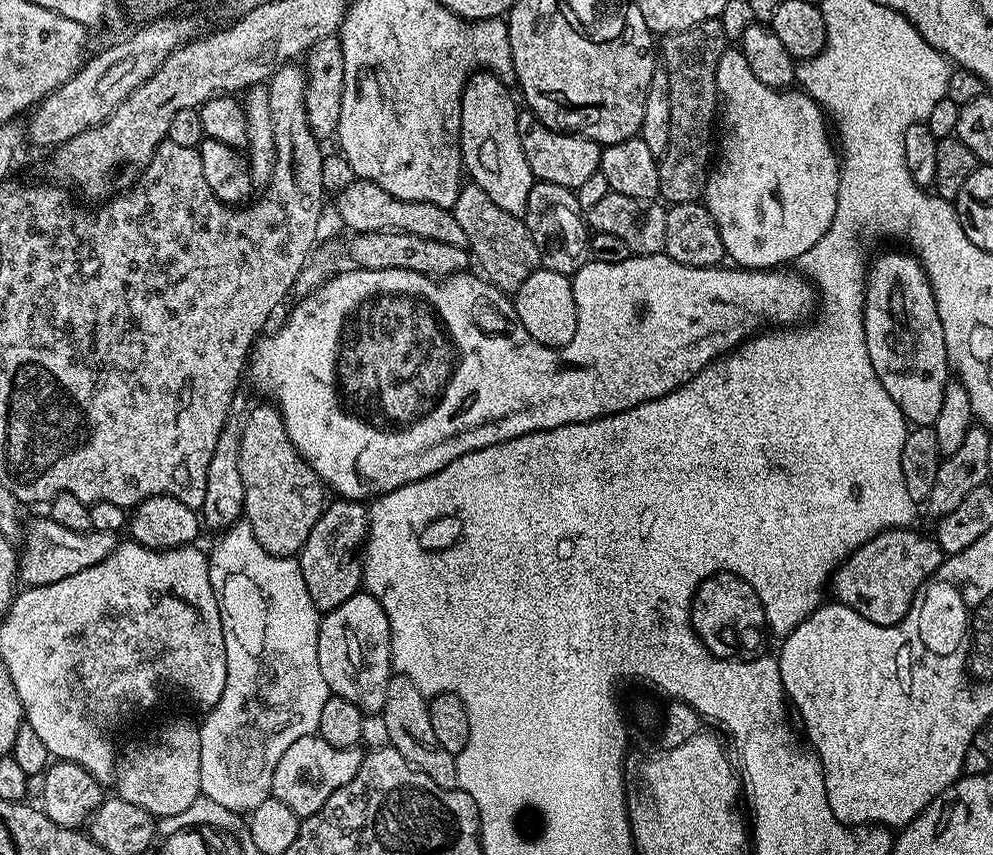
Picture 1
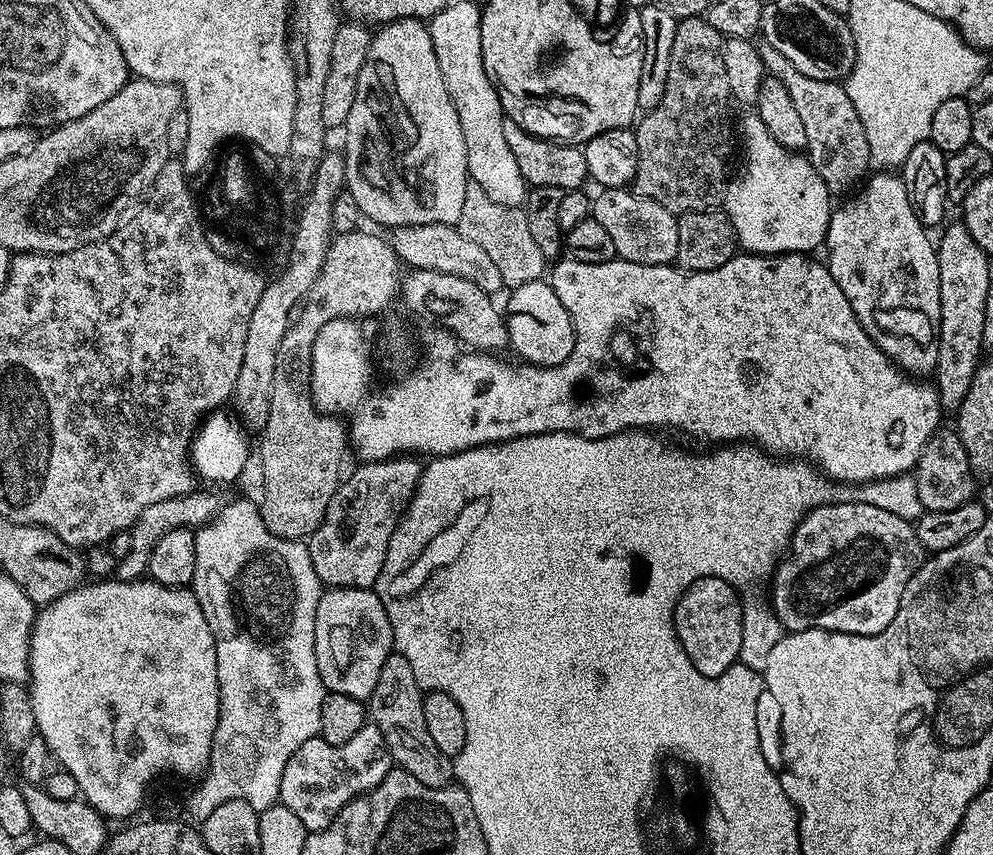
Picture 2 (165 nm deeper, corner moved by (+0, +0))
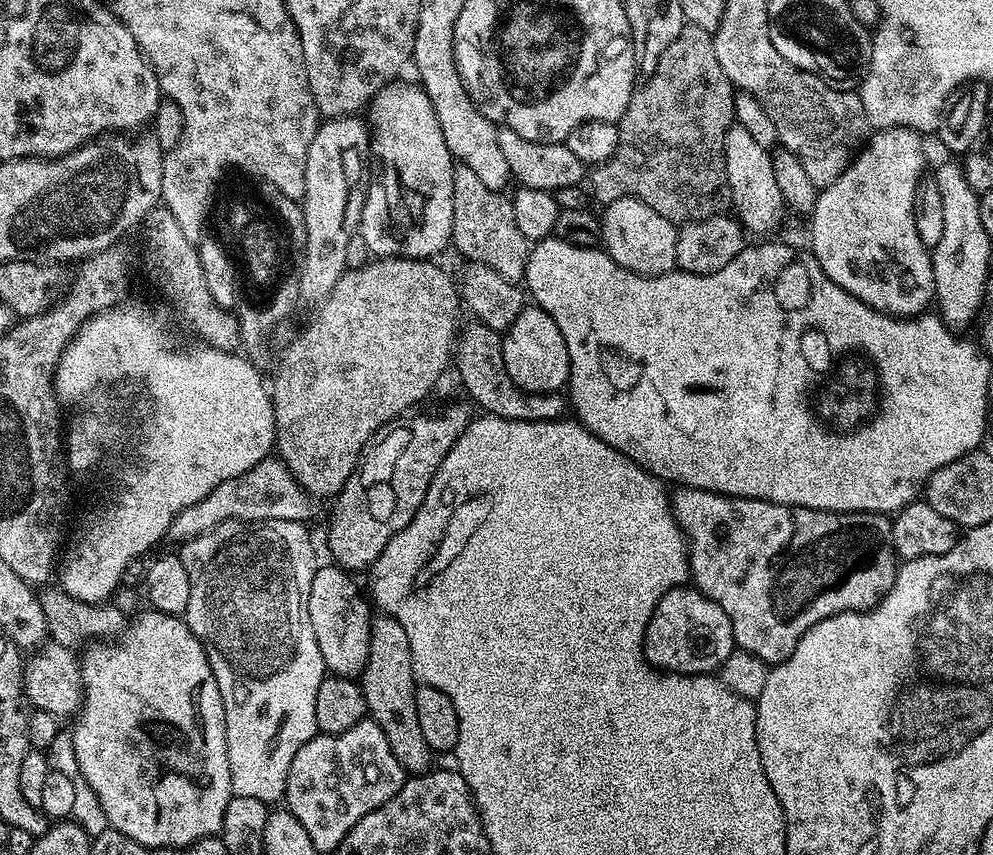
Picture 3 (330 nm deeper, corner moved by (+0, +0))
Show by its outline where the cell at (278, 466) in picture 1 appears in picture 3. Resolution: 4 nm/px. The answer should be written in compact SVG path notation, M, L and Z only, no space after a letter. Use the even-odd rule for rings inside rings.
M385 256L373 259L361 268L353 268L345 271L344 277L332 287L332 291L323 297L320 313L312 320L312 325L289 346L276 368L276 381L271 381L270 395L274 406L274 418L276 419L275 451L279 459L294 474L294 478L308 493L317 498L339 496L350 474L360 461L360 455L368 447L370 441L381 428L393 423L397 418L403 417L415 406L419 400L424 399L439 382L444 370L449 369L455 343L458 339L462 319L460 320L460 308L462 312L462 297L455 279L432 260L408 260L404 256Z

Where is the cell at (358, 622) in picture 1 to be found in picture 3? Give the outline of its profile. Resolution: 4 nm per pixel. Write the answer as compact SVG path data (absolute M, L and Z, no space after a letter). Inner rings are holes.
M328 562L325 568L324 565L317 567L314 582L310 582L308 609L314 638L318 642L318 656L325 669L333 676L356 678L368 662L374 612L366 596L364 601L359 586L351 579L355 580L335 563Z

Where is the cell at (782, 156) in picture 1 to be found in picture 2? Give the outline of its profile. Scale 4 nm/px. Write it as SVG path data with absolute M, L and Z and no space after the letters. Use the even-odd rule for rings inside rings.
M751 114L738 124L738 132L744 135L744 169L736 177L727 181L722 201L722 211L732 223L737 245L745 253L758 256L783 256L786 252L801 254L815 253L815 248L828 238L828 223L834 211L833 193L829 192L826 182L814 170L807 155L793 152L782 145L770 134L758 114Z

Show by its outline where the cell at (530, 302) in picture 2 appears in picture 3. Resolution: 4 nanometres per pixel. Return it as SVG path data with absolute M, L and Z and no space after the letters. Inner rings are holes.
M526 306L514 318L507 332L502 336L502 358L506 374L522 391L529 394L556 394L560 387L569 383L572 375L570 354L566 350L566 338L558 330L558 322L538 306Z

